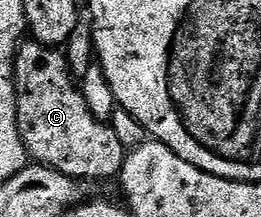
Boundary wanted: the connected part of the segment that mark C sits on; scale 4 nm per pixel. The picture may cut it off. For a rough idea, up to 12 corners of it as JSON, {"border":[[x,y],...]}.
{"border":[[63,49],[16,56],[33,163],[115,179],[126,151],[90,112]]}

